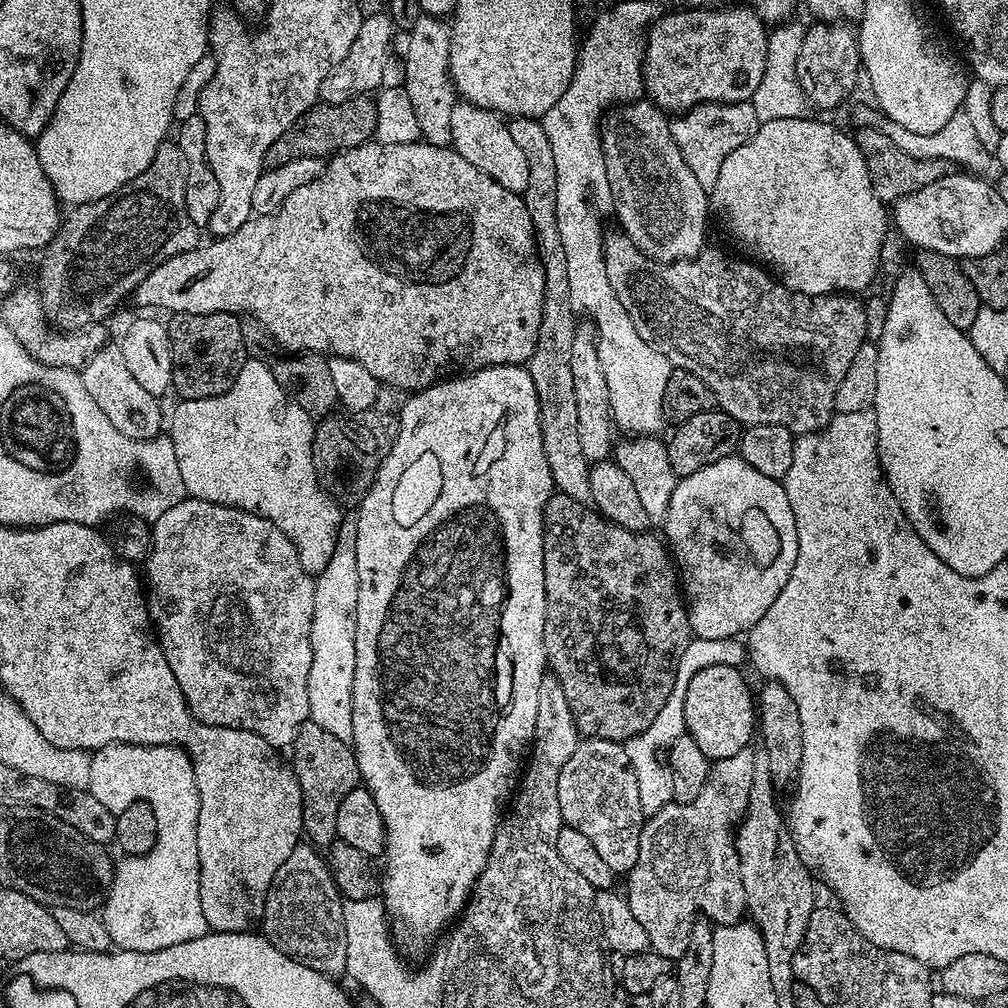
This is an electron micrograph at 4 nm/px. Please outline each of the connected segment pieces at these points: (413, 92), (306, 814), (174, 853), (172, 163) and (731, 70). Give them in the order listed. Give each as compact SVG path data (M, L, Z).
M421 15L408 32L406 52L402 56L404 82L402 87L408 94L410 105L416 115L421 139L430 145L447 148L452 145L450 115L458 103L458 94L448 75L449 52L452 45L451 29L439 17Z
M311 722L303 724L298 730L290 745L291 752L292 772L298 778L298 786L302 790L303 835L317 849L327 850L336 841L338 806L342 806L342 798L346 798L346 794L350 794L350 790L361 783L356 753L349 741L334 738L334 734Z
M165 746L163 748L149 748L135 753L138 762L142 765L142 798L154 810L154 818L158 818L158 838L154 846L144 856L124 856L115 865L112 885L102 905L102 919L106 930L110 930L110 938L117 949L125 952L153 952L166 950L170 946L178 946L178 942L190 942L190 938L202 938L210 931L206 922L206 914L202 914L202 898L200 897L200 863L198 862L198 786L194 782L192 760L185 754L183 748Z
M172 138L164 139L158 150L154 150L150 166L146 166L146 170L142 170L138 178L130 178L126 186L114 190L114 194L106 198L75 205L69 212L72 213L63 217L56 237L43 249L40 284L38 283L44 317L49 324L64 330L107 321L107 316L127 296L129 299L135 293L142 278L146 278L150 270L166 262L166 258L174 258L174 254L194 250L202 240L201 229L190 222L190 214L186 214L182 150L178 150L176 141Z
M713 6L710 8L684 8L680 12L665 11L659 20L653 20L644 42L644 90L647 99L658 105L665 114L679 114L699 104L733 104L743 100L751 101L754 90L758 90L758 82L762 82L762 74L766 70L766 45L768 33L763 20L747 6L741 6L731 12L728 8Z

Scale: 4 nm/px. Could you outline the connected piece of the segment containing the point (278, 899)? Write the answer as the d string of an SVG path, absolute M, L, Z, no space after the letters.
M311 843L297 844L294 850L290 850L290 858L278 866L274 882L266 894L263 923L263 936L282 950L282 954L294 958L294 962L310 966L310 970L318 970L323 976L336 978L344 972L344 904L332 875L328 873L325 857Z

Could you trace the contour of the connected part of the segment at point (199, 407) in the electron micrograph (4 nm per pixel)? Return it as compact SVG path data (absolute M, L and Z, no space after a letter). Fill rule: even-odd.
M251 358L245 359L234 386L230 386L228 392L223 392L220 396L206 398L205 400L180 400L177 405L177 408L172 412L172 425L169 428L167 425L166 432L167 435L172 437L174 442L174 454L178 457L178 467L182 474L182 482L186 482L188 496L194 500L205 500L206 502L221 504L222 506L241 508L250 514L258 514L262 518L274 522L274 526L278 526L278 530L282 530L282 534L286 534L286 538L290 538L293 544L295 544L298 558L307 572L318 574L322 570L326 570L326 562L330 562L330 557L334 554L342 512L325 495L320 487L320 481L316 479L316 467L312 457L312 439L316 433L313 417L309 416L306 410L302 410L302 406L298 406L294 401L288 399L288 396L282 390L282 386L278 386L274 374L270 374L270 370L265 364Z

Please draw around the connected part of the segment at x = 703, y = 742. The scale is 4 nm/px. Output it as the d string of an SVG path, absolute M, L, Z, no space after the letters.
M729 664L709 666L704 670L699 670L693 676L686 689L686 706L684 707L684 726L687 735L698 742L702 754L706 754L709 762L715 762L722 758L734 758L738 750L749 747L758 732L758 704L754 699L754 688L748 685L748 680L742 674L739 667L732 667Z

